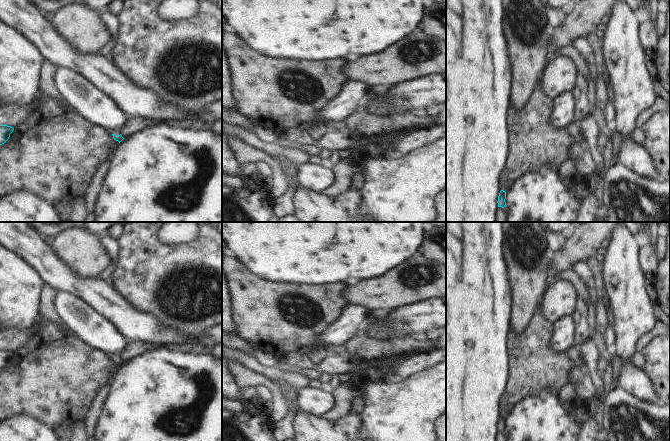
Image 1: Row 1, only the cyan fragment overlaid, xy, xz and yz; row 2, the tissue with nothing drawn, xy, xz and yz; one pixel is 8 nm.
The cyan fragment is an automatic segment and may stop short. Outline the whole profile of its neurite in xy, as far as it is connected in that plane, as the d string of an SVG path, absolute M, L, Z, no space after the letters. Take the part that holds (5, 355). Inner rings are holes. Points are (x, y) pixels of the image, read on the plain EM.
M0 349L0 369L4 368L10 361L14 352L7 349Z

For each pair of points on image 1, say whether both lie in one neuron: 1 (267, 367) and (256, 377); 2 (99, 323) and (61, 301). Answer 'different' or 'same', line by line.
1: different
2: same

